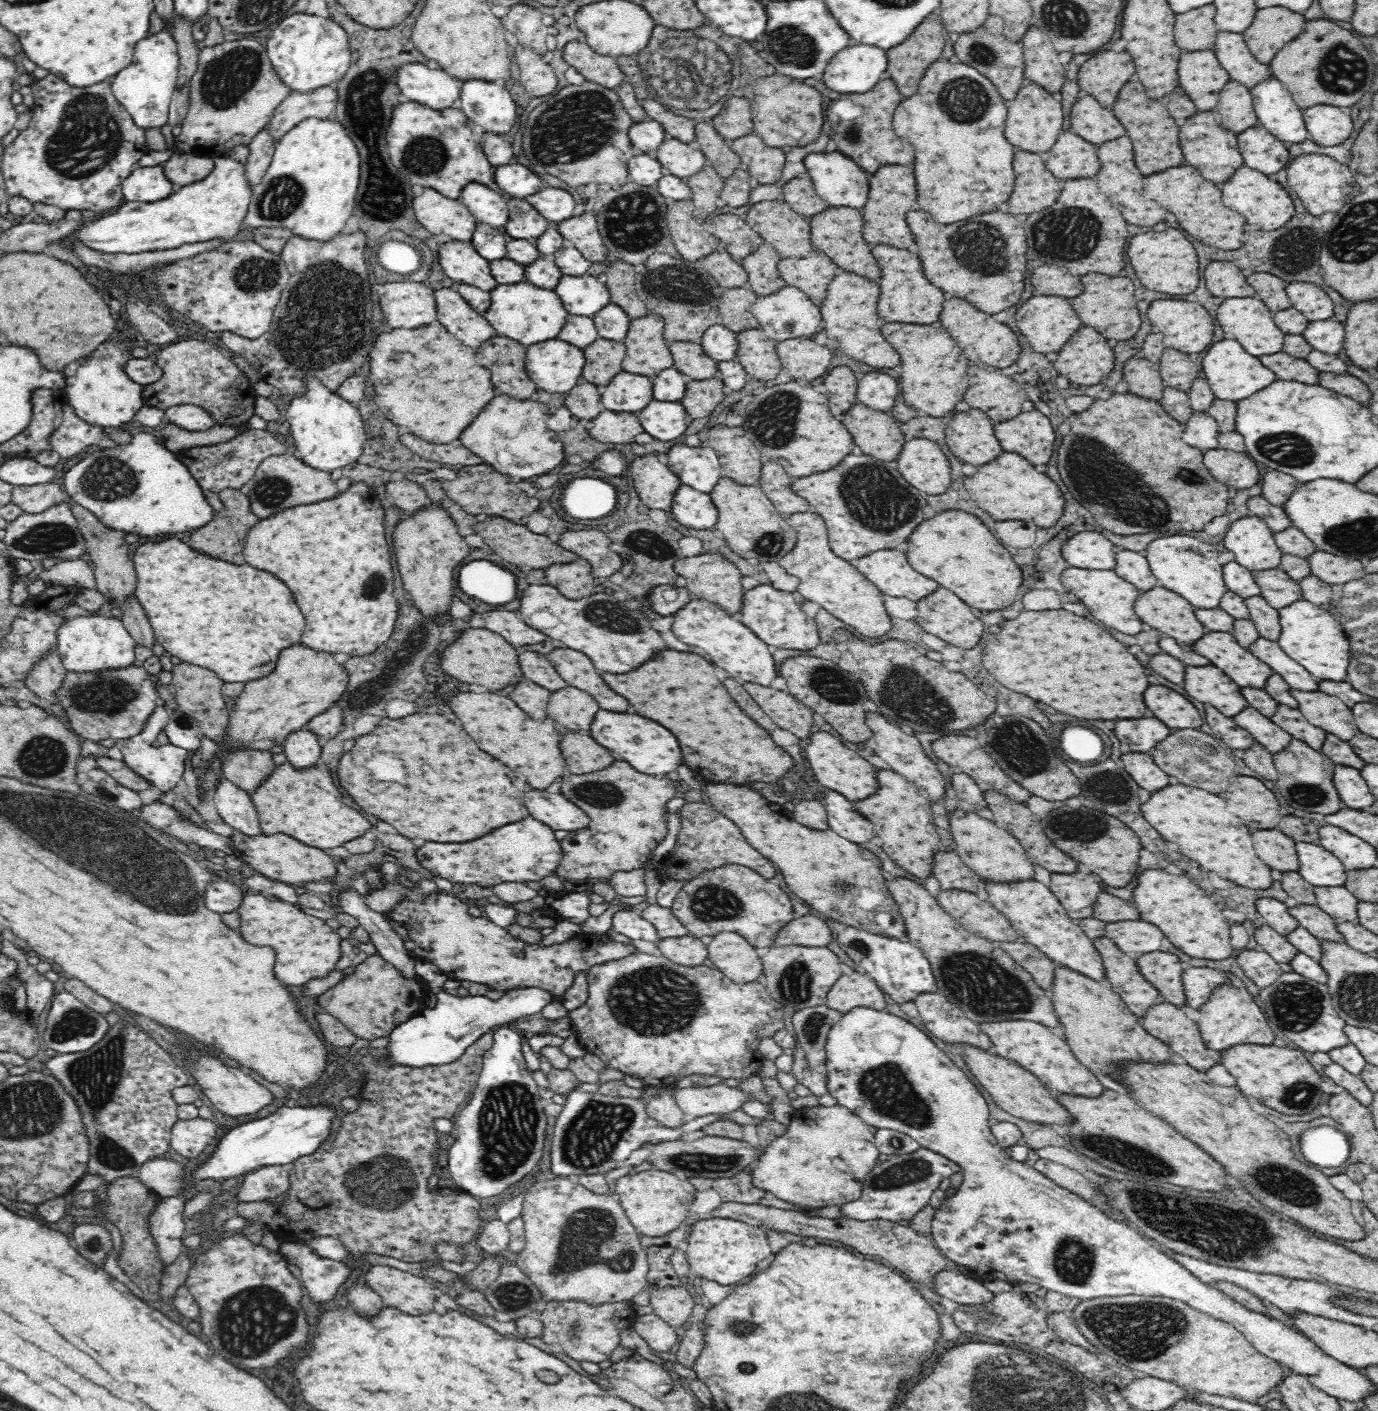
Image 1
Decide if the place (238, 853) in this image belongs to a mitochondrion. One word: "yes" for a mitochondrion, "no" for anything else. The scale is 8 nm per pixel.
no

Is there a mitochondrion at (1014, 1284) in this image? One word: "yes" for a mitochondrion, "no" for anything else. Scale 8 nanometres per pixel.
no

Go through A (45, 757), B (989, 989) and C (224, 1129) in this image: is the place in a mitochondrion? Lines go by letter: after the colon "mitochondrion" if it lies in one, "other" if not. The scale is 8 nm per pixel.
A: mitochondrion
B: mitochondrion
C: other

